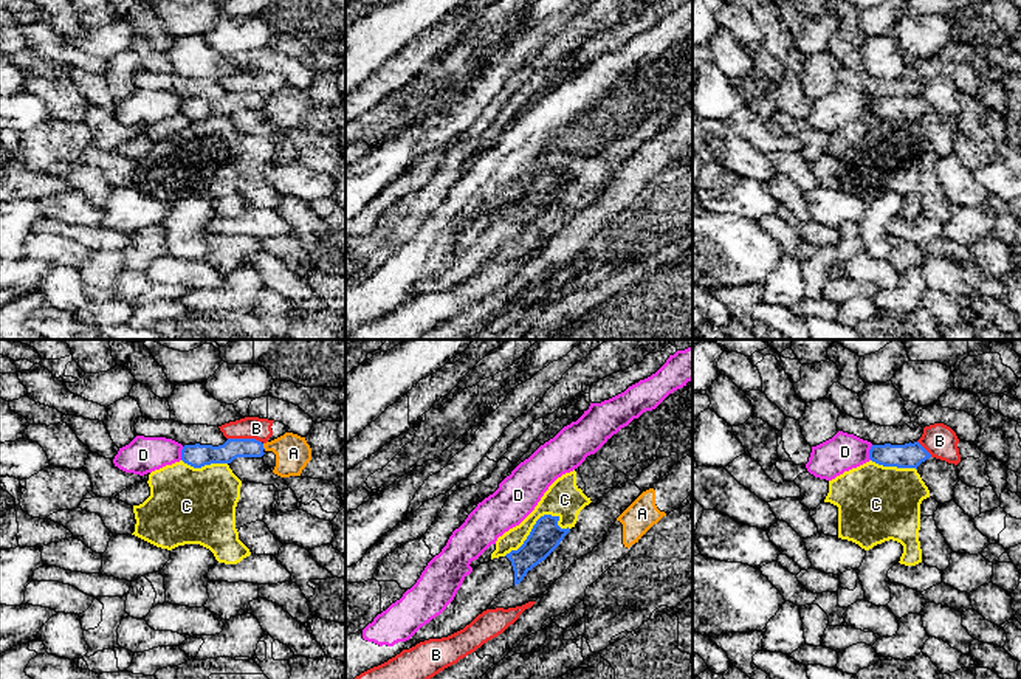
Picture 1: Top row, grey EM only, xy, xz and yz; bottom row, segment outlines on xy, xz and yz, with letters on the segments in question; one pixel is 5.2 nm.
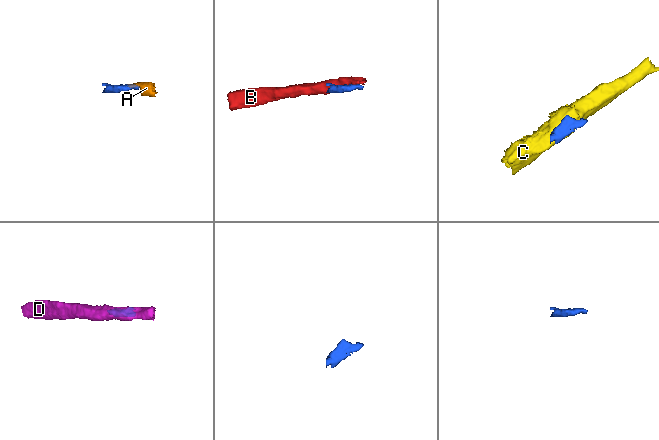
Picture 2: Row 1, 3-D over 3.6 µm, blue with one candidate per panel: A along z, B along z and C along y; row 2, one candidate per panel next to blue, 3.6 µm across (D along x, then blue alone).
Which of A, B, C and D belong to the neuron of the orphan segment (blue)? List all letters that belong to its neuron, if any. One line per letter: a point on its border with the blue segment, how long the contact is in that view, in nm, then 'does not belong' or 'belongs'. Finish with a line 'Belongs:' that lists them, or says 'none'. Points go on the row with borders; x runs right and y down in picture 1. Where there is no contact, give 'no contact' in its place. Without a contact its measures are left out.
A: contact xy (262, 447); length 40 nm; does not belong
B: contact xy (245, 439); length 180 nm; does not belong
C: contact xz (536, 523); length 380 nm; does not belong
D: contact yz (869, 453); length 80 nm; does not belong
Belongs: none

